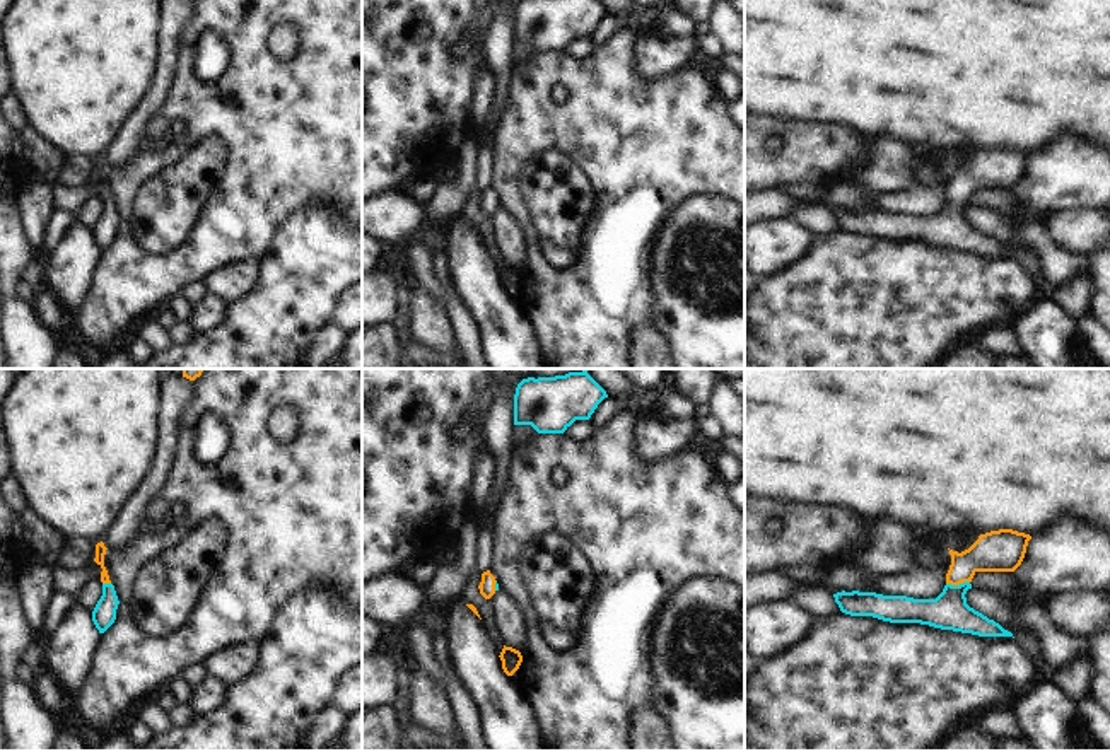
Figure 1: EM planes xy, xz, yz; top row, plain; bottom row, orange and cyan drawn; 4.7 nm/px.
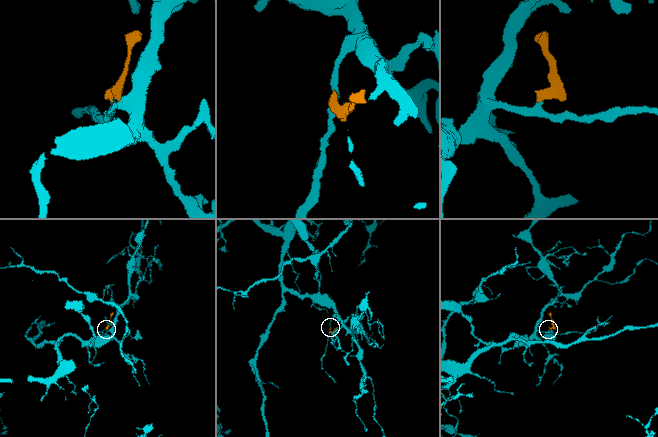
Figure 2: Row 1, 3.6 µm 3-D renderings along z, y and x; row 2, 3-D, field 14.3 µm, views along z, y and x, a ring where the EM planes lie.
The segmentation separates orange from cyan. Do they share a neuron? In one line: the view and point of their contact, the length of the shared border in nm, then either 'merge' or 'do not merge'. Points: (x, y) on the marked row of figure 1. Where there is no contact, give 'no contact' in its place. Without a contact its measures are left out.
yz (957, 584) | 110 nm | merge

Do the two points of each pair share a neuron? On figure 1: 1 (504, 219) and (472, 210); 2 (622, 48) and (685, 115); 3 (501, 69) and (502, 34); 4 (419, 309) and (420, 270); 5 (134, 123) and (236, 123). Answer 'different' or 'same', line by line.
1: different
2: same
3: same
4: different
5: different

